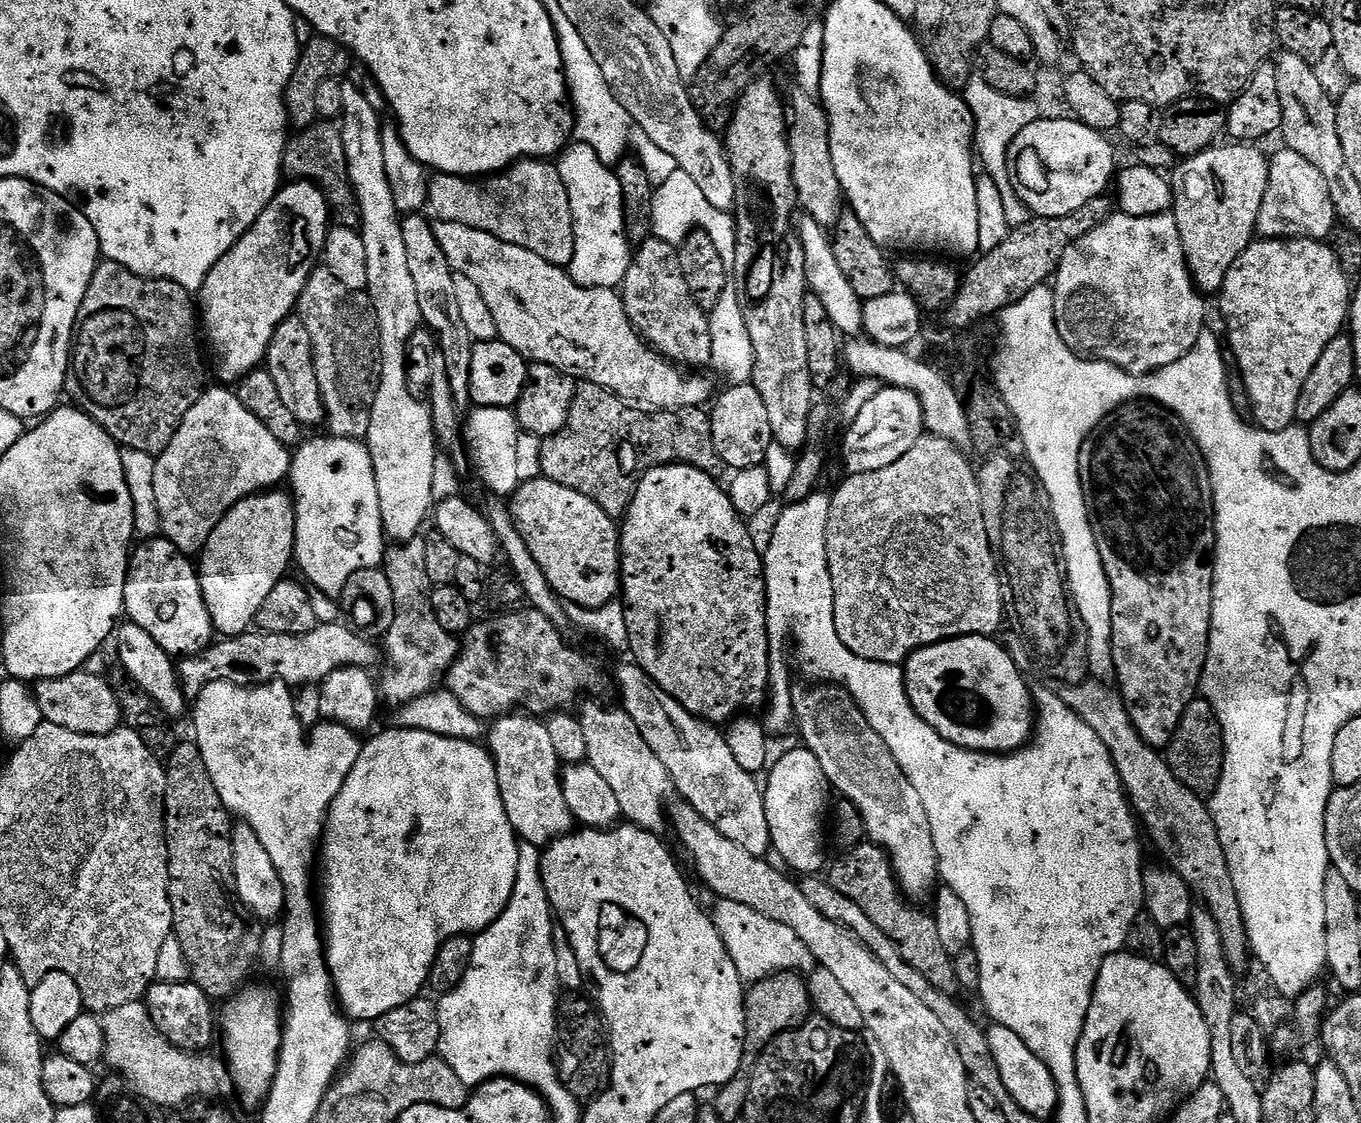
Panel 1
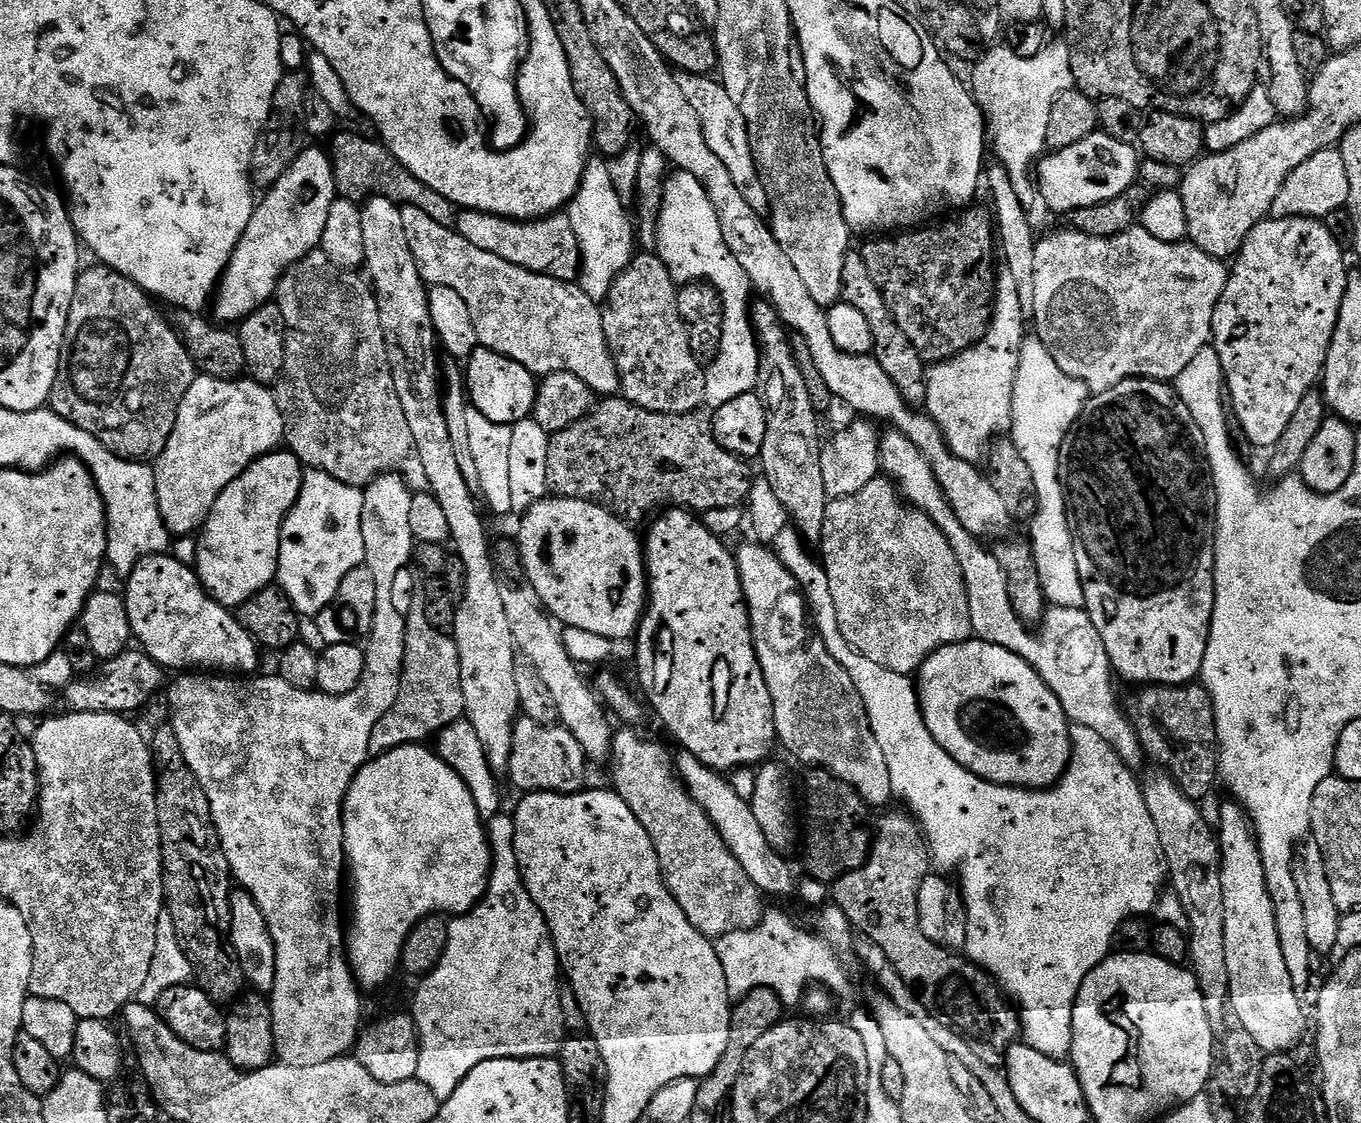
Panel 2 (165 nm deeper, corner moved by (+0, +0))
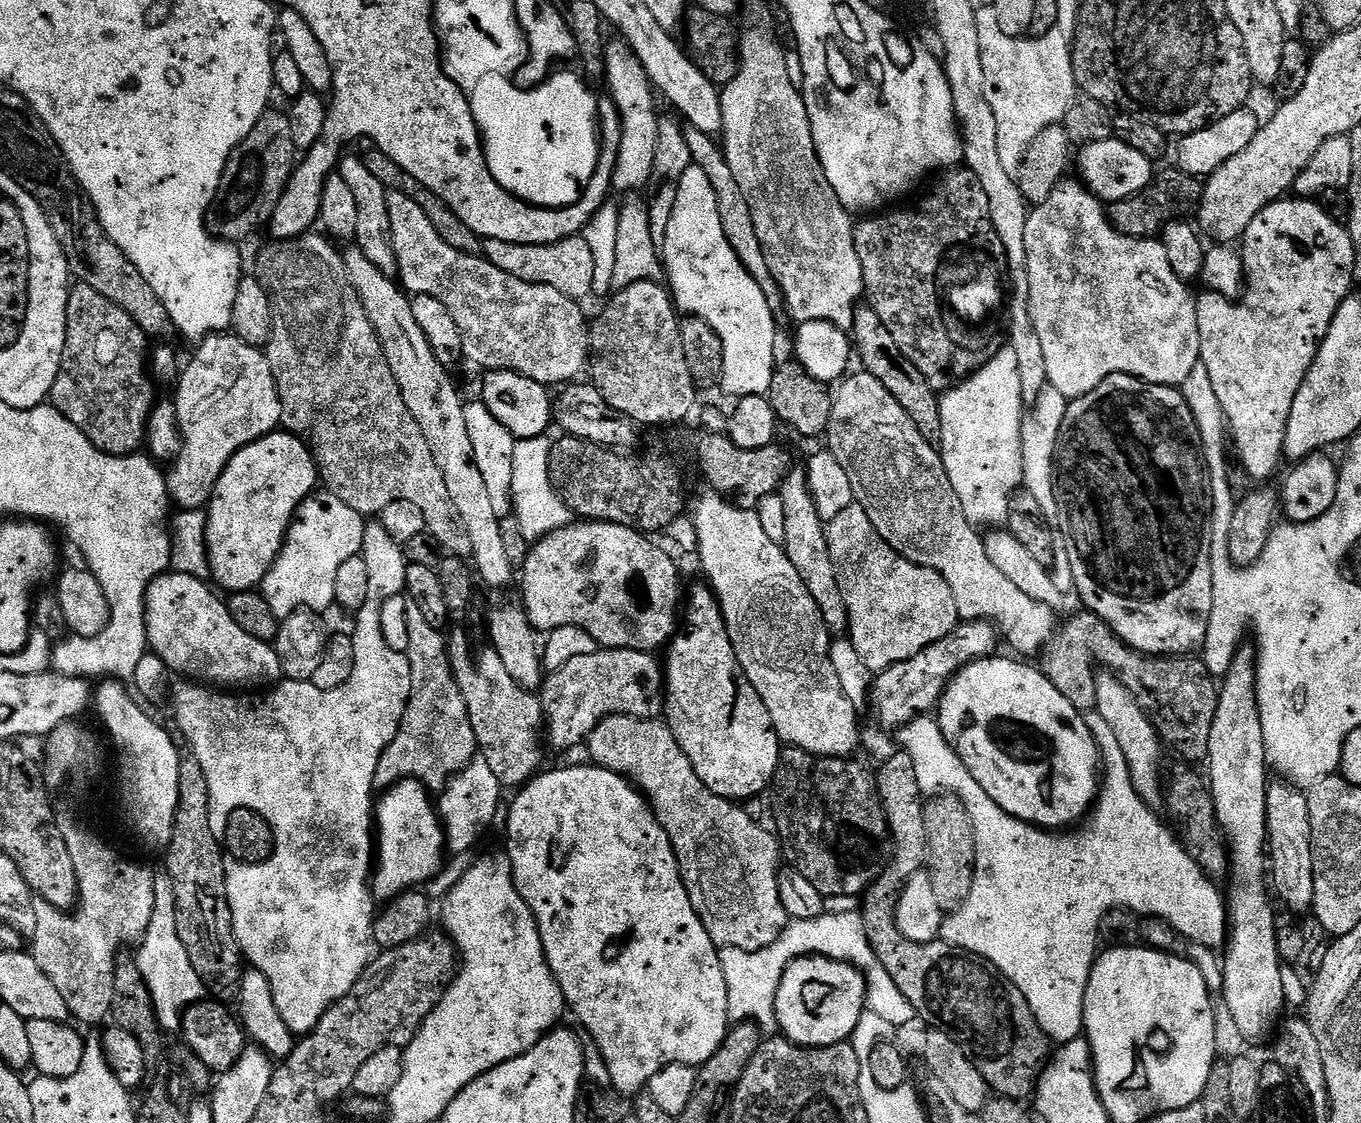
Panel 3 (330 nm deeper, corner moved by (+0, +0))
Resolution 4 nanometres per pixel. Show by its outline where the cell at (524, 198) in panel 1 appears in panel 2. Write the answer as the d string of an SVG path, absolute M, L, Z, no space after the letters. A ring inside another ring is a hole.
M464 210L457 215L455 229L478 250L498 254L498 258L506 258L506 262L514 262L514 266L522 266L539 276L572 282L580 275L580 247L567 214L544 216L541 220L511 220L489 212Z

